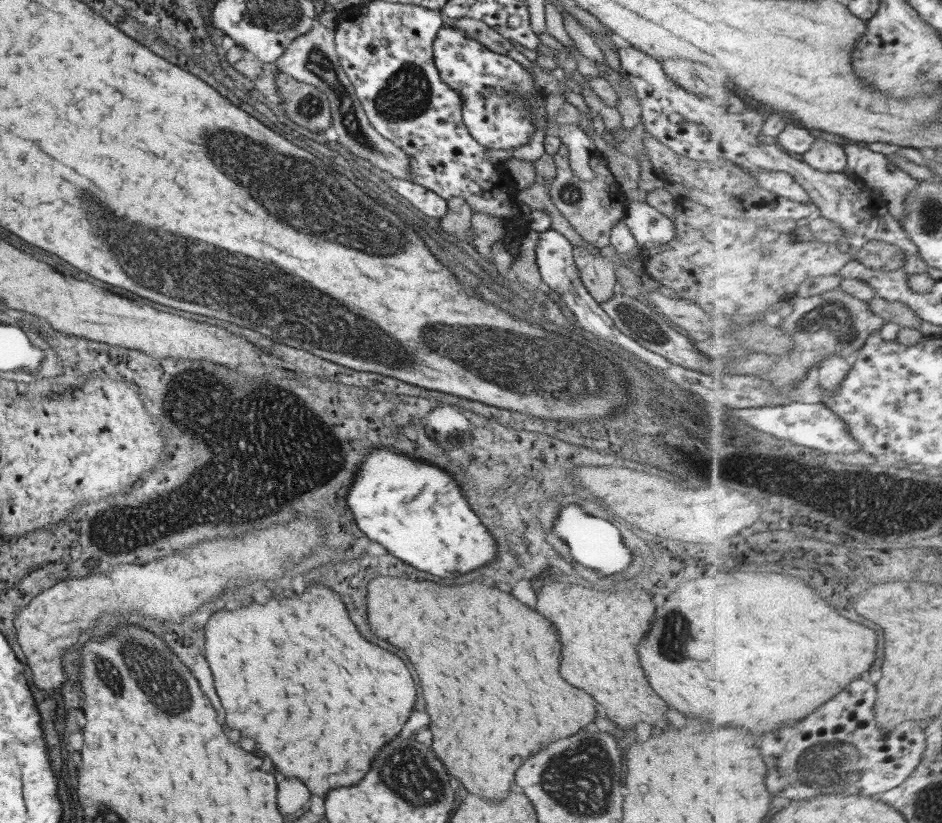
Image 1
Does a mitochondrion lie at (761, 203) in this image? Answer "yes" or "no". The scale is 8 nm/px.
no

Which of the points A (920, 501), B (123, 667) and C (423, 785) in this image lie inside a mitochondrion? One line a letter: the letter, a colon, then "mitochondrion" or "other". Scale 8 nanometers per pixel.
A: mitochondrion
B: mitochondrion
C: mitochondrion

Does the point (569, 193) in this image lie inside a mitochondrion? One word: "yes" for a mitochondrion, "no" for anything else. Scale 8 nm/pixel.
yes

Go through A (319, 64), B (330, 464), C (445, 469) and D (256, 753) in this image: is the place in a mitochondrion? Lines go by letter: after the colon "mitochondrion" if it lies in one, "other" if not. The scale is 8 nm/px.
A: mitochondrion
B: mitochondrion
C: other
D: other

